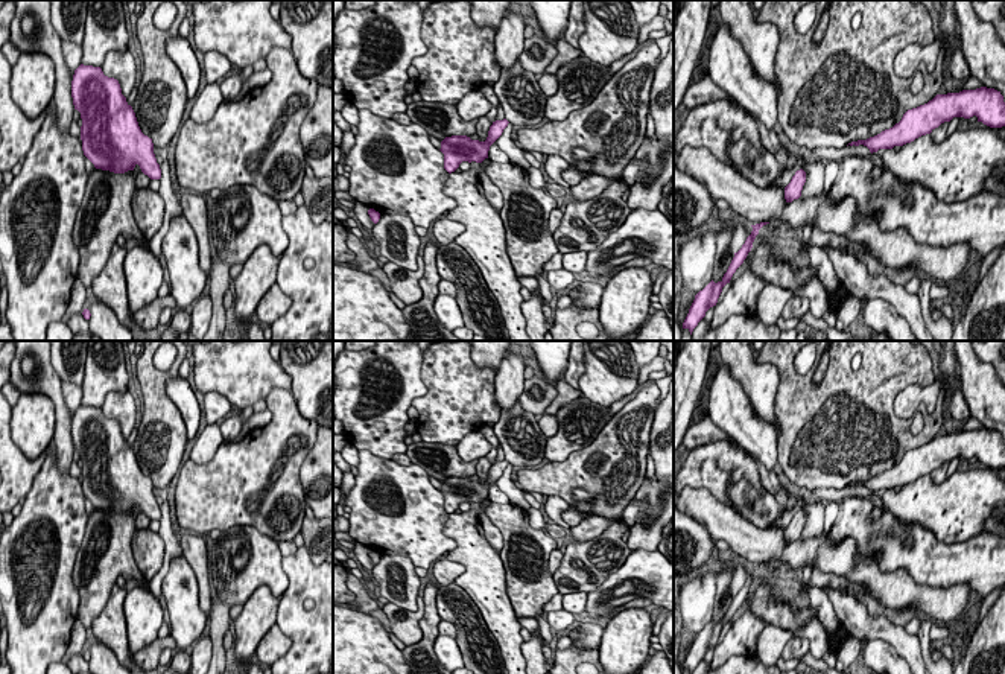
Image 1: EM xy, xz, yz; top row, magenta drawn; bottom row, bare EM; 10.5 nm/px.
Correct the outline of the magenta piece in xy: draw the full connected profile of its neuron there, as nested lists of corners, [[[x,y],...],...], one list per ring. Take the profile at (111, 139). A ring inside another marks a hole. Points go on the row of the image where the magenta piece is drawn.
[[[81,64],[71,97],[82,119],[84,155],[96,169],[125,173],[138,164],[151,180],[161,178],[152,138],[141,132],[117,79],[105,76],[100,67]]]

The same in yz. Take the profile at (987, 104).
[[[981,87],[959,93],[937,94],[927,103],[908,110],[892,128],[848,145],[864,145],[871,154],[879,149],[892,149],[930,134],[941,123],[950,122],[953,117],[970,119],[973,116],[990,128],[1005,126],[1005,102],[1000,91]]]

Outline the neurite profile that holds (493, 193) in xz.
[[[485,158],[480,163],[480,172],[479,172],[479,181],[482,184],[483,193],[488,199],[488,202],[497,210],[500,211],[500,208],[503,207],[503,196],[502,192],[497,186],[494,186],[491,183],[491,180],[488,178],[488,175],[485,173],[485,167],[491,163],[490,158]]]

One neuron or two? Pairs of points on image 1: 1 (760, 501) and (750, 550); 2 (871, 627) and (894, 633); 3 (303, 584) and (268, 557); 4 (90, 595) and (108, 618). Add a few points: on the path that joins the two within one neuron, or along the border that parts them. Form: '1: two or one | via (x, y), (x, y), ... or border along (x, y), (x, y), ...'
1: two | border along (739, 511), (757, 527), (779, 528)
2: one | via (878, 627), (888, 633)
3: two | border along (282, 557), (282, 569), (288, 577), (283, 594)
4: two | border along (114, 581), (104, 609), (90, 627)

